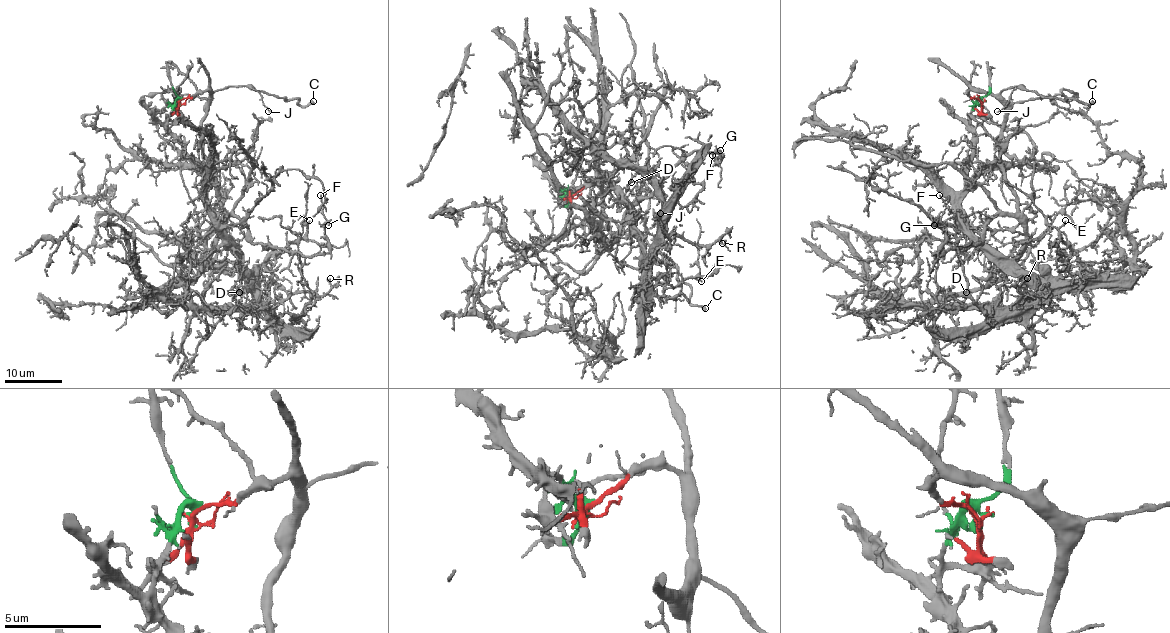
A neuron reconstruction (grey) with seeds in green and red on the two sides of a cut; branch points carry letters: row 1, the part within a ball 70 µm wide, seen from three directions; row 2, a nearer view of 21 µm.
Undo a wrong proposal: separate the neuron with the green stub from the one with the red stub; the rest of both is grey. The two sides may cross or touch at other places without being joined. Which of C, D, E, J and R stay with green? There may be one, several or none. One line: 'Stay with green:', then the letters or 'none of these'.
Stay with green: D, E, R

